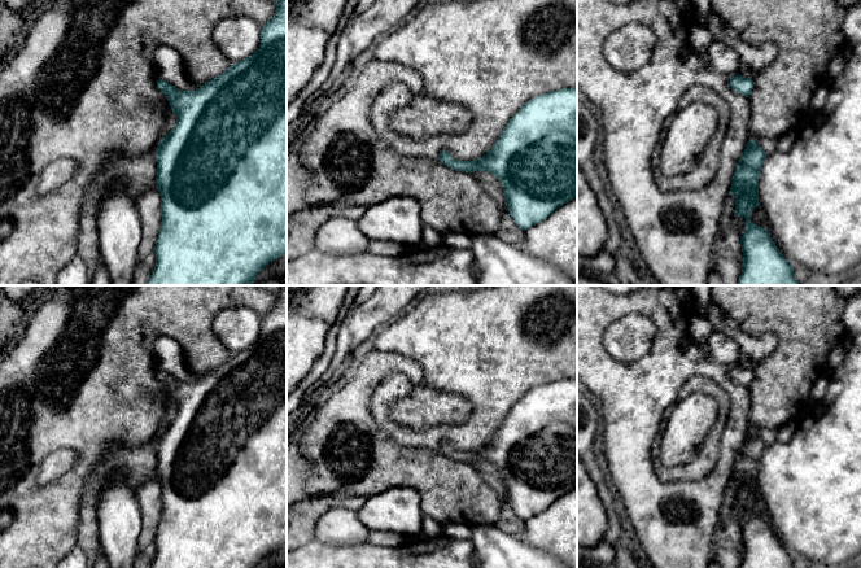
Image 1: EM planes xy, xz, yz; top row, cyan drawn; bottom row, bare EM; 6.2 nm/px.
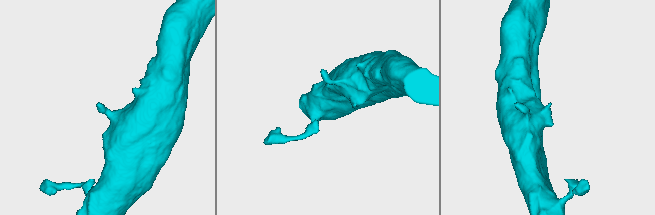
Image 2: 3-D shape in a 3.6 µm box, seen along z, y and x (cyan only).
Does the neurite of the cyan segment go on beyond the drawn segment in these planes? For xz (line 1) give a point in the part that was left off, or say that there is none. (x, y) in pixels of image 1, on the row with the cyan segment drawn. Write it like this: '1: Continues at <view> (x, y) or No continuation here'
1: No continuation here

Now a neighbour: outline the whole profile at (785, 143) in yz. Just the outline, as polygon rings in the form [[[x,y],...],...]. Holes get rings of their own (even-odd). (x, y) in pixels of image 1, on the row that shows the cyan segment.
[[[787,131],[783,136],[777,139],[777,150],[788,152],[796,139],[796,131]]]

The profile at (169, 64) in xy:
[[[162,44],[154,51],[154,69],[158,79],[166,80],[176,89],[196,91],[202,86],[185,77],[184,58],[172,45]]]

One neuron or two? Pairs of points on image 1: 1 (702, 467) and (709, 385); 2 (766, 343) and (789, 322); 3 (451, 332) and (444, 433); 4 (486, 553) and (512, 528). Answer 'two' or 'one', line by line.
1: one
2: two
3: one
4: two

